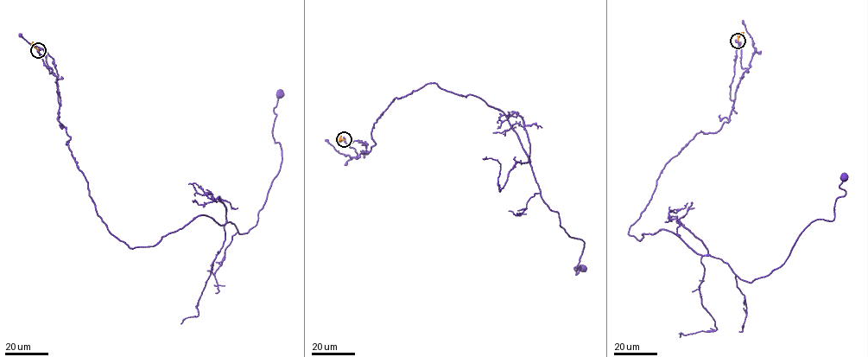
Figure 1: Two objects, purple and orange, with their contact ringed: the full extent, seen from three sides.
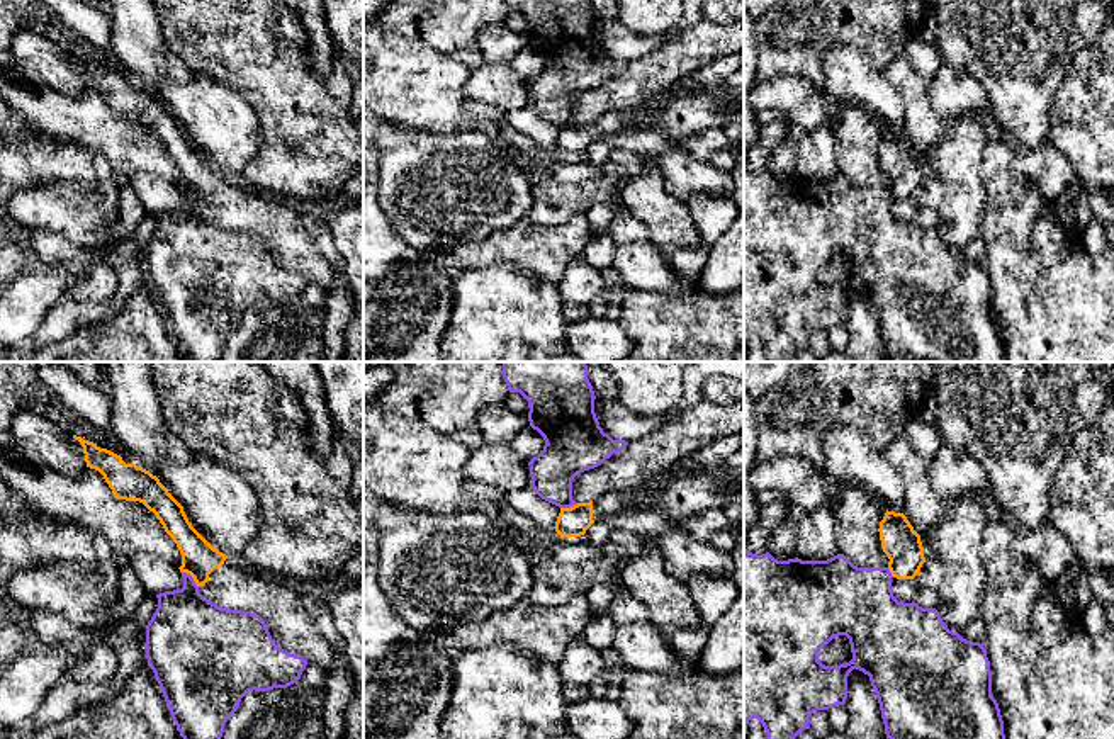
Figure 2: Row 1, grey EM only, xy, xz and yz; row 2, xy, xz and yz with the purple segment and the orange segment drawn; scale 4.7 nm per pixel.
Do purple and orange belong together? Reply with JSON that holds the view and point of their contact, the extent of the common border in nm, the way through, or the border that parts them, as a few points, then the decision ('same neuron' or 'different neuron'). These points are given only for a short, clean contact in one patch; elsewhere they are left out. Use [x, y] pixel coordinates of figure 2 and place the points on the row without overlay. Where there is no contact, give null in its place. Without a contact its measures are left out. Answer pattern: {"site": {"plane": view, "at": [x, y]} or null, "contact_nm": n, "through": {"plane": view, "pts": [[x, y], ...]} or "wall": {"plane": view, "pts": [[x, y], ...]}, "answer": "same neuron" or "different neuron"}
{"site": {"plane": "xy", "at": [192, 197]}, "contact_nm": 120, "wall": {"plane": "xy", "pts": [[182, 191], [199, 206]]}, "answer": "different neuron"}

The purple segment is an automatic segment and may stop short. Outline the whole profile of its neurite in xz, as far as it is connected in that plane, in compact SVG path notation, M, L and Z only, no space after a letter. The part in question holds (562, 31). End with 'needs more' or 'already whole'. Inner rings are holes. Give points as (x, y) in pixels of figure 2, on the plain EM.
M504 0L509 12L520 12L528 20L528 41L543 59L543 70L533 76L530 85L532 107L545 121L571 127L572 99L589 88L601 85L613 73L622 71L628 61L613 59L603 51L594 32L594 10L589 0Z; already whole

